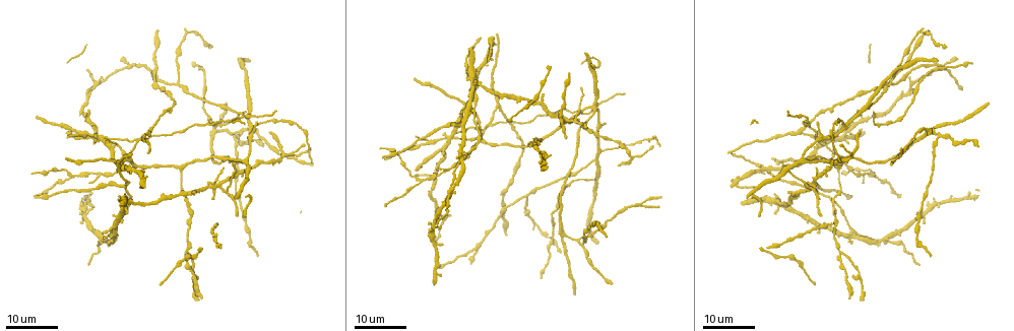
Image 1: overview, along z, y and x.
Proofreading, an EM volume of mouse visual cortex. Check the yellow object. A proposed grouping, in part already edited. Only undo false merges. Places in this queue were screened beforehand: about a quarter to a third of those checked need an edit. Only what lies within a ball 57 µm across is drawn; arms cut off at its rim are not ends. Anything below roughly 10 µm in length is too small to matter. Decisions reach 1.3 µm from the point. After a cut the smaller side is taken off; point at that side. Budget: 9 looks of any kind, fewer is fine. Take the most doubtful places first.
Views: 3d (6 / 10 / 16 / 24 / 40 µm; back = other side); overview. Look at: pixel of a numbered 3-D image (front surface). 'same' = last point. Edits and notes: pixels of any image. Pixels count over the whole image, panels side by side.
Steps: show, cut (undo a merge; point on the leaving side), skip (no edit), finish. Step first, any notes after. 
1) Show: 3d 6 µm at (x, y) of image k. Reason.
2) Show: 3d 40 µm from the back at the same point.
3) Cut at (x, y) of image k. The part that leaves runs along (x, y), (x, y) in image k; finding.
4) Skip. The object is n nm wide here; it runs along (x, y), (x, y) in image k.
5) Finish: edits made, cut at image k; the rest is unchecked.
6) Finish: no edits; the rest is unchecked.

Show: 3d 16 µm at (485, 127) of image 1. Branch point.

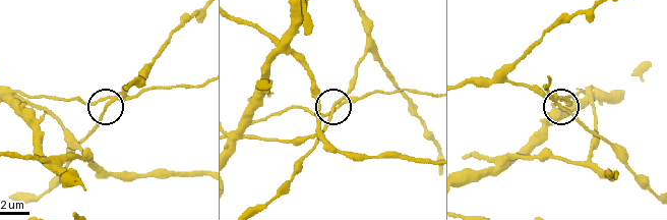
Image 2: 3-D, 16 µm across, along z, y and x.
Show: 3d 10 µm at (556, 105) of image 2.

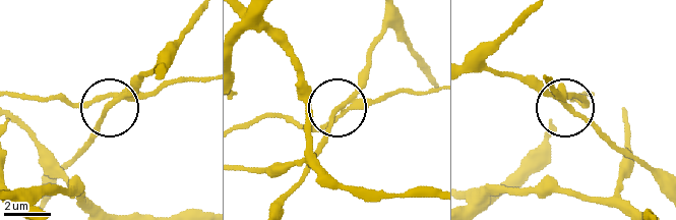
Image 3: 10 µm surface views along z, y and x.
Show: 3d 10 µm from the back at (567, 107) of image 3.

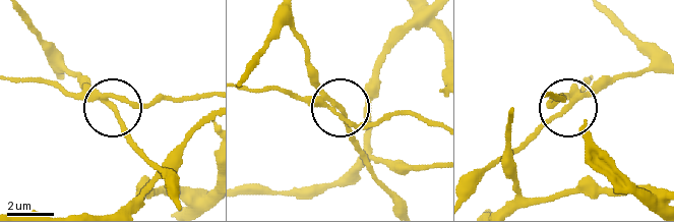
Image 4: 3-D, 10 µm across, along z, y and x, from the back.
Skip. 3 arms meet here; it runs along (207, 97), (116, 103), (122, 132), (135, 148) in image 4; continuous, no second cell.

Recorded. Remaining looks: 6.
Show: 3d 24 µm at (107, 139) of image 1.

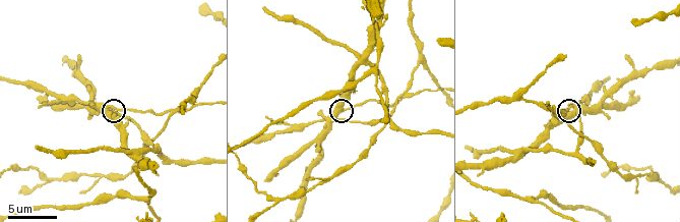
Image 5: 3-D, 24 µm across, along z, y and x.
Show: 3d 10 µm at (117, 107) of image 5.

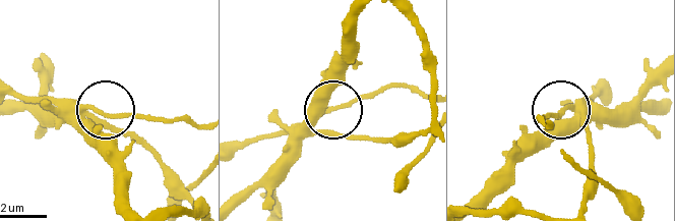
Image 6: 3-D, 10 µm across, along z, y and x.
Skip. The object is 260 nm wide here; it runs along (360, 14), (355, 50), (329, 97), (329, 110), (274, 164) in image 6; continuous, no second cell.

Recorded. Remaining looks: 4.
Show: 3d 16 µm at (846, 126) of image 1.

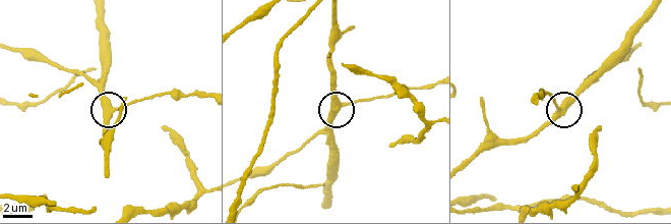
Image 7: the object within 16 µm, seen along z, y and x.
Show: 3d 6 µm at (341, 107) of image 7.

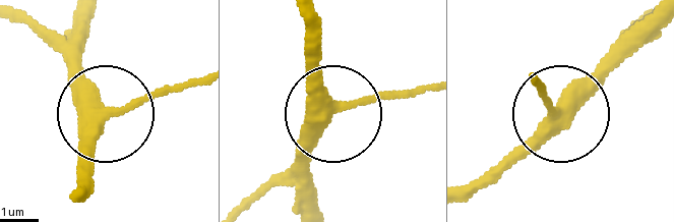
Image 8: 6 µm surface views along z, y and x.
Skip. The object is 390 nm wide here; one cell here.

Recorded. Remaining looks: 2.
Show: 3d 16 µm at (326, 179) of image 5. Small branch off a trunk.

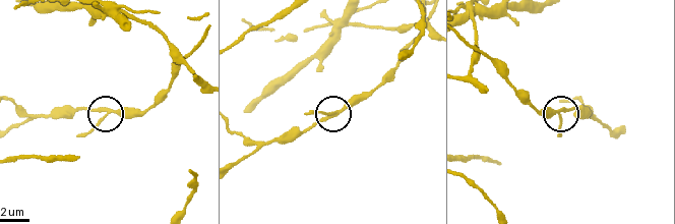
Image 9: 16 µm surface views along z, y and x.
Skip. The object is 210 nm wide here; it runs along (200, 43), (186, 57), (175, 78), (142, 111), (67, 108) in image 9; continuous, no second cell.

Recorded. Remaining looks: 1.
Finish: no edits; the rest is unchecked.

